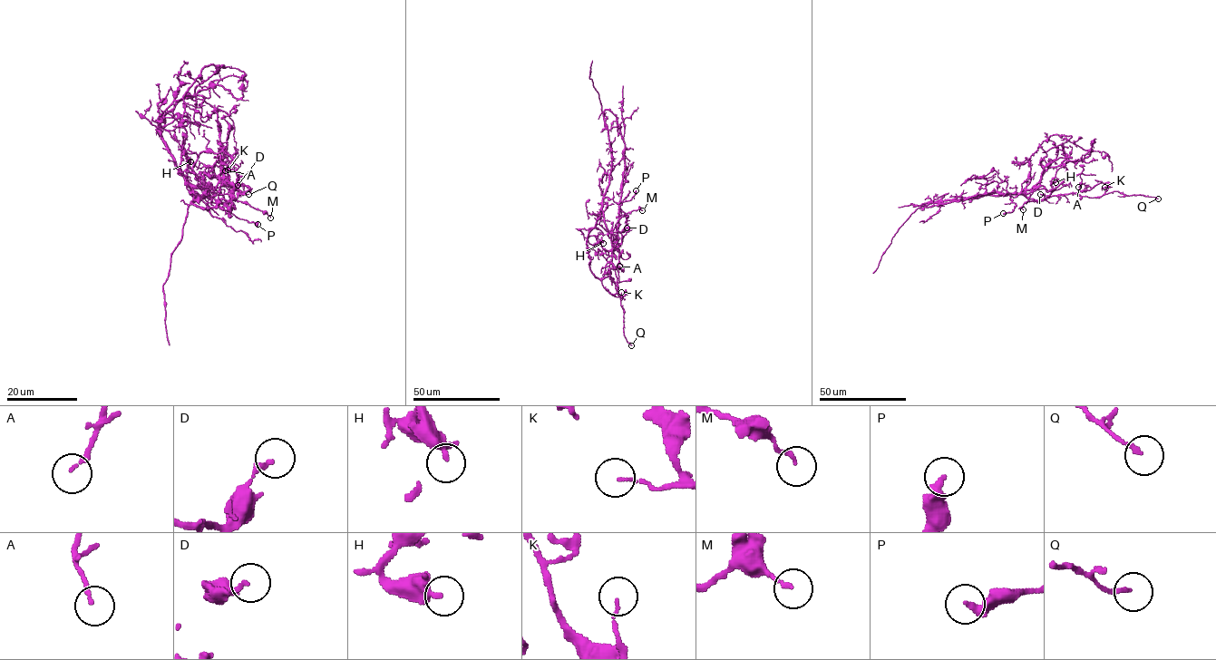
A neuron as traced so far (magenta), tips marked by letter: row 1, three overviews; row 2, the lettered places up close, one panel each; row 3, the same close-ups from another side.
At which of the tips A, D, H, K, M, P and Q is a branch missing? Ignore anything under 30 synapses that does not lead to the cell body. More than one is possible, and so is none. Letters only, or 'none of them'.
none of them

